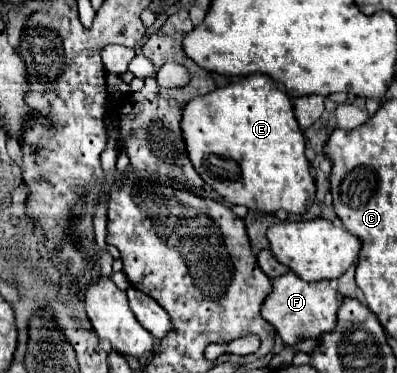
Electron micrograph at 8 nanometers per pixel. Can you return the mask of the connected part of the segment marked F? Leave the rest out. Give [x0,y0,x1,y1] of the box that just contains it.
[261,272,339,346]

